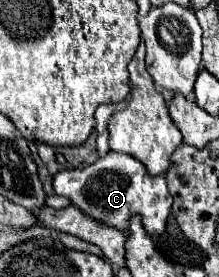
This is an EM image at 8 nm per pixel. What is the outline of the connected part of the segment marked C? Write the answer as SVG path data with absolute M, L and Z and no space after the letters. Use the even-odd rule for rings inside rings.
M109 151L105 157L97 159L85 169L67 169L59 171L53 181L55 193L69 197L79 209L89 213L93 219L99 219L107 225L113 225L125 231L127 219L141 215L147 233L159 235L165 231L165 223L171 211L171 195L167 189L165 175L149 175L145 165L127 153Z

